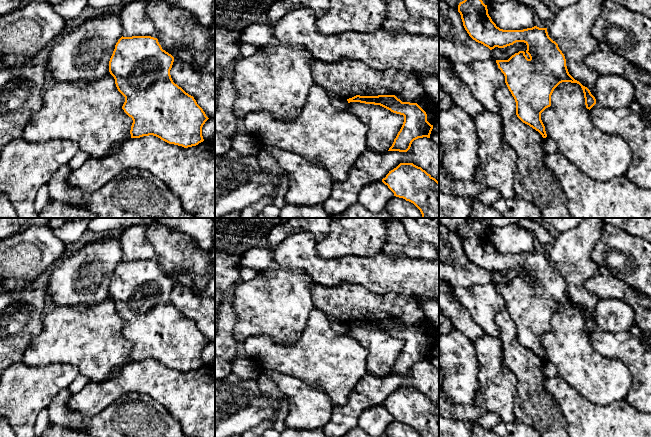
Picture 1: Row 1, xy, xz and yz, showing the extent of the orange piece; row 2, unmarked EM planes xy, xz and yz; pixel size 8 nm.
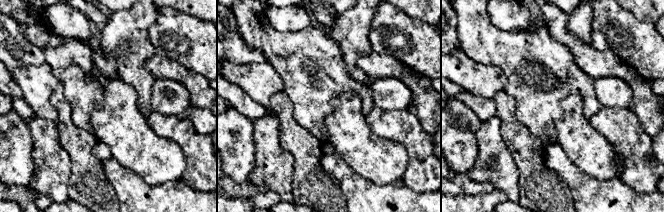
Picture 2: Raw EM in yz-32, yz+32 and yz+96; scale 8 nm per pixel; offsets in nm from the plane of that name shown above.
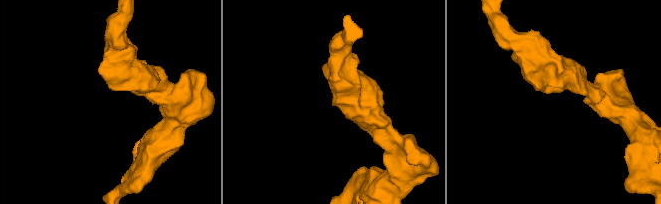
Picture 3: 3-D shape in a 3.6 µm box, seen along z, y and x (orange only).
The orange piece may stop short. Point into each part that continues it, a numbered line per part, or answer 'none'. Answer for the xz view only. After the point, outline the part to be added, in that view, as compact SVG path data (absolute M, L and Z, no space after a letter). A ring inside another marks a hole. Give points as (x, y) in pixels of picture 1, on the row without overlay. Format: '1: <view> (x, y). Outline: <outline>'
none

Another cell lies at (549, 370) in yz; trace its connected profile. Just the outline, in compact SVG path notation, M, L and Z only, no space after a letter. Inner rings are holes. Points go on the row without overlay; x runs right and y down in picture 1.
M549 361L544 362L544 365L541 370L545 378L552 378L558 374L555 365Z

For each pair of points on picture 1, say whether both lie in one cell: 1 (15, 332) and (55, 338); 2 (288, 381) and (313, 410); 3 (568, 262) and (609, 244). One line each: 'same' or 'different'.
1: different
2: same
3: different

